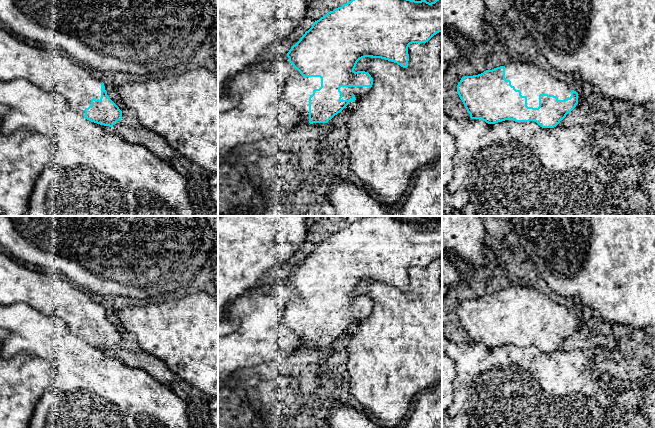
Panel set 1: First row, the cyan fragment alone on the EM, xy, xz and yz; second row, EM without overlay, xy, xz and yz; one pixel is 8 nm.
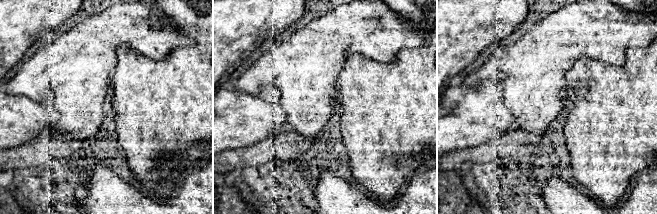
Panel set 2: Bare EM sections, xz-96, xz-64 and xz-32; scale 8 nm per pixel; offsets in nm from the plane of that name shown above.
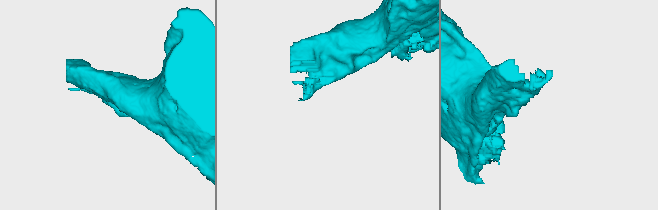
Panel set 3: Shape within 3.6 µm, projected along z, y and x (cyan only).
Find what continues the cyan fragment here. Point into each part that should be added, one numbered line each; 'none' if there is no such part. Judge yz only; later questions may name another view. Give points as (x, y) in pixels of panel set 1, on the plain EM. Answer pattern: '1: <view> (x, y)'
1: yz (532, 305)

